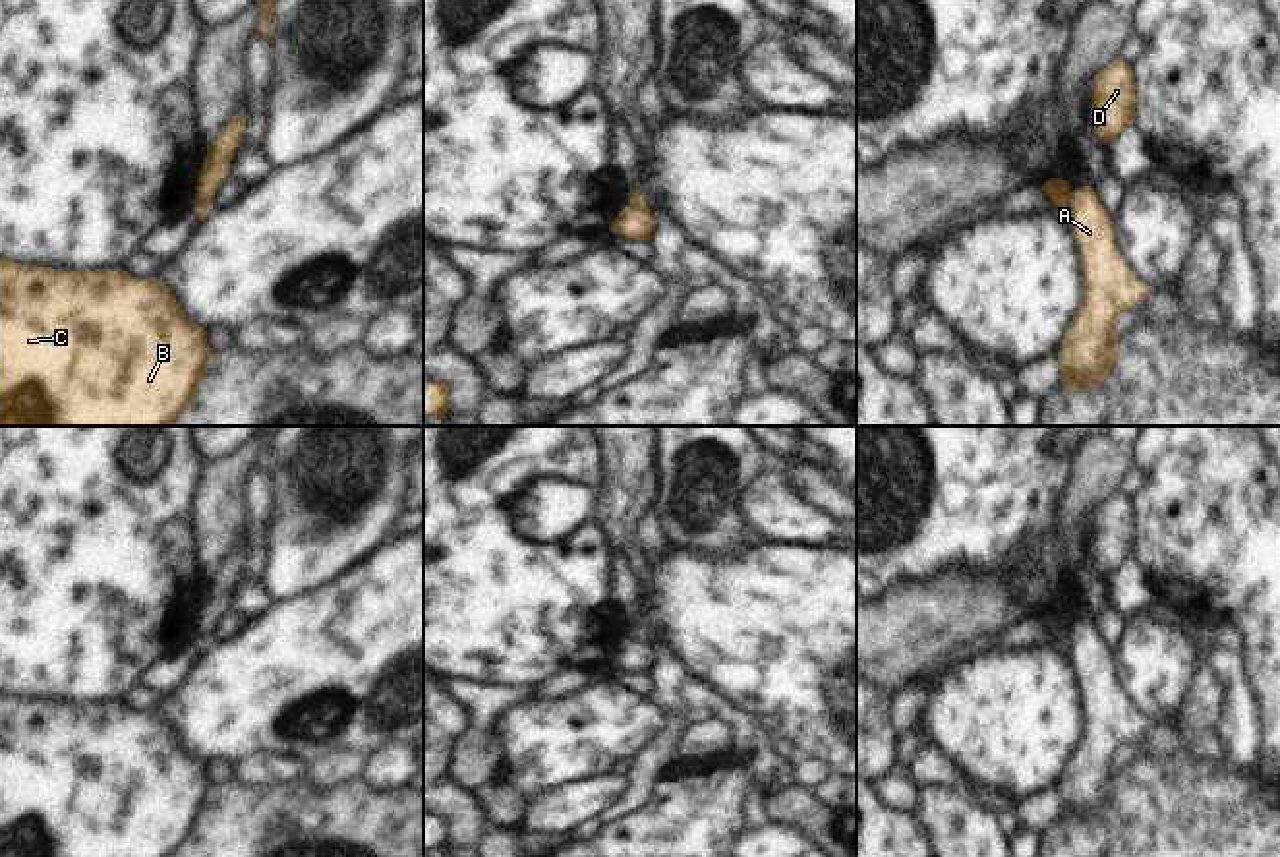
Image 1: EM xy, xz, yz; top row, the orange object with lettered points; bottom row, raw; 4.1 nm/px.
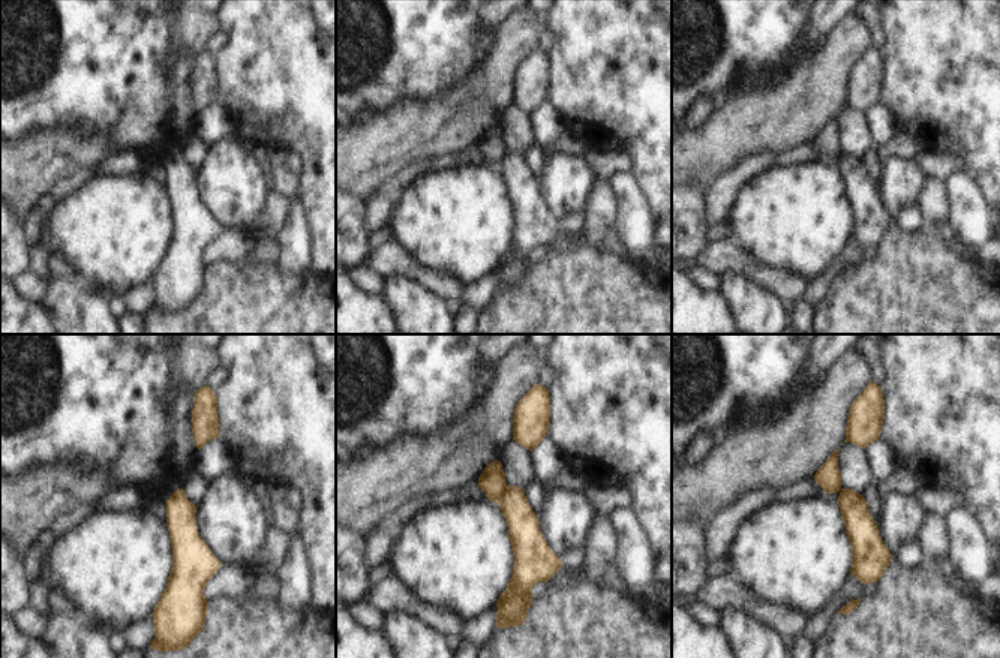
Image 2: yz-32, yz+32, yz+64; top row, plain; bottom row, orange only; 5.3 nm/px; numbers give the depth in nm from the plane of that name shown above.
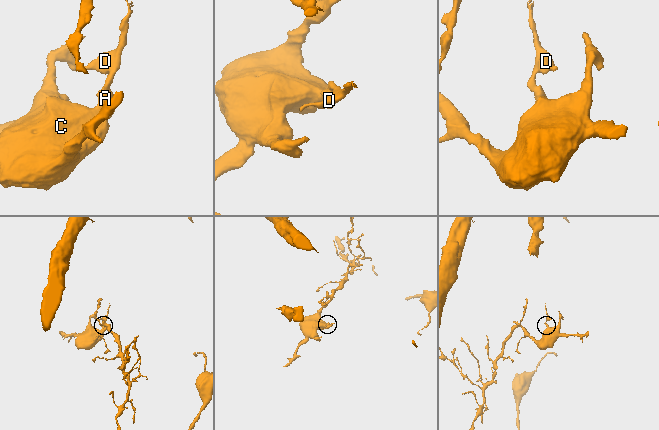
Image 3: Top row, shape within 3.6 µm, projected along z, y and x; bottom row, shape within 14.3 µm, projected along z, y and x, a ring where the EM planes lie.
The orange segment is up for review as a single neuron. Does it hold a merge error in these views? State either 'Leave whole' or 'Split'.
Split

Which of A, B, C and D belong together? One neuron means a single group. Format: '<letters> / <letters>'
A B C / D

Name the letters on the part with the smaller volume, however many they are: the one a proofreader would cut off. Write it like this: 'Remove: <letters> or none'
Remove: D

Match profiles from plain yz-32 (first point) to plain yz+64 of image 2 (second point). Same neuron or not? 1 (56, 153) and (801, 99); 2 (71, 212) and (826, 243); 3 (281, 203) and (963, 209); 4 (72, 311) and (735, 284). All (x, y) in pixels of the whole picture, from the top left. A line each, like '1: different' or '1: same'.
1: same
2: same
3: different
4: same

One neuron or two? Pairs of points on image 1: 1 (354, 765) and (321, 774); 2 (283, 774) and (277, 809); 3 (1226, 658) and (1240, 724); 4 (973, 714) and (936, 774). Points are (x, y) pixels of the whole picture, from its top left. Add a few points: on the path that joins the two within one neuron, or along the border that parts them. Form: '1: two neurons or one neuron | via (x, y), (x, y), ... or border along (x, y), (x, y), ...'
1: one neuron | via (347, 767), (329, 774)
2: two neurons | border along (304, 774), (277, 786), (252, 786), (236, 780)
3: one neuron | via (1232, 674), (1238, 709)
4: two neurons | border along (923, 745), (932, 747), (954, 768), (960, 790)

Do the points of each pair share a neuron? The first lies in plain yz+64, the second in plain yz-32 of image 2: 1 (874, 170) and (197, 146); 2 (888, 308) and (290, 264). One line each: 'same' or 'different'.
1: same
2: different

